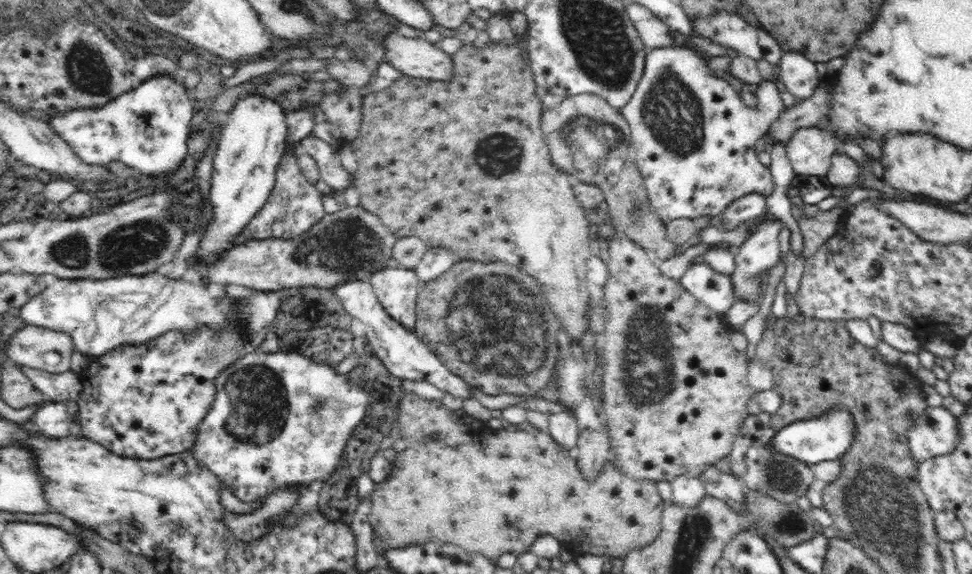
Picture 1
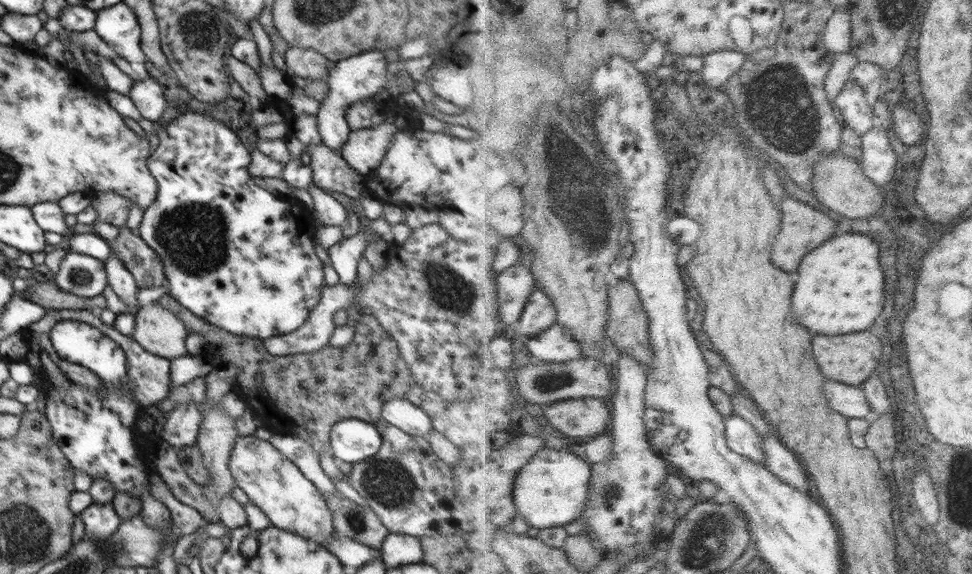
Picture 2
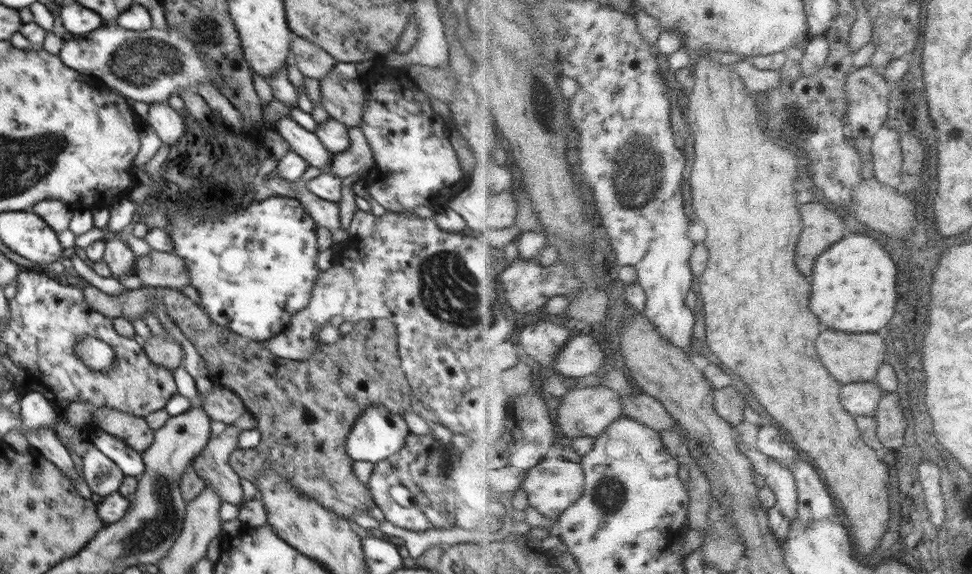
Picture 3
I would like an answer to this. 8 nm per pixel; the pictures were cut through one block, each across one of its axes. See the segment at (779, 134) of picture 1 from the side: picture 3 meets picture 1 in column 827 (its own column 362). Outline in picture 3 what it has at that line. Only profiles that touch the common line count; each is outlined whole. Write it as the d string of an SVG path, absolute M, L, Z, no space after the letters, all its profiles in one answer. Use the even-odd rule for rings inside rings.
M332 69L320 80L321 109L330 116L334 125L360 127L366 104L366 94L359 82L340 80Z

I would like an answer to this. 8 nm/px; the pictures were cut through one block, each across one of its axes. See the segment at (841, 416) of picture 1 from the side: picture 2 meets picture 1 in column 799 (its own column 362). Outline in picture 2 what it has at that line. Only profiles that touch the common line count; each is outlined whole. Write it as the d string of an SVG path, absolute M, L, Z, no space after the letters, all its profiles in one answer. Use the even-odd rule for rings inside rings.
M340 419L331 428L329 444L336 461L357 464L378 453L382 436L375 424L360 419Z

